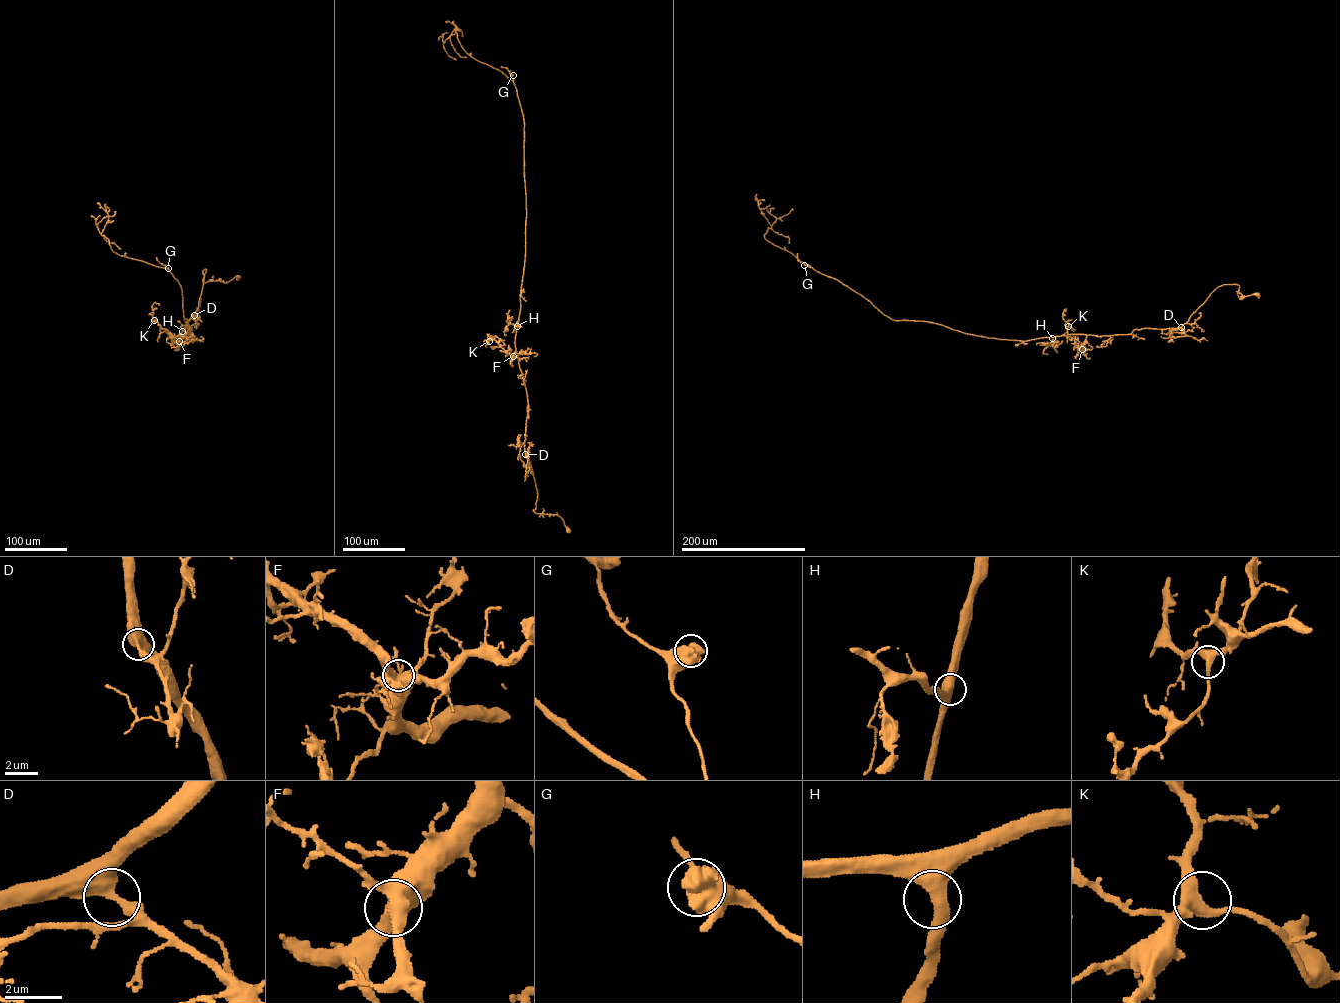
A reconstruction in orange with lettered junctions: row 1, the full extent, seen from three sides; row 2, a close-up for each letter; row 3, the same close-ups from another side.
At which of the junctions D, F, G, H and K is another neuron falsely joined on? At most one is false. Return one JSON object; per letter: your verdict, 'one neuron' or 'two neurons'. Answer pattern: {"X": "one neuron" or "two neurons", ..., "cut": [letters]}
{"D": "one neuron", "F": "one neuron", "G": "one neuron", "H": "one neuron", "K": "one neuron", "cut": []}

